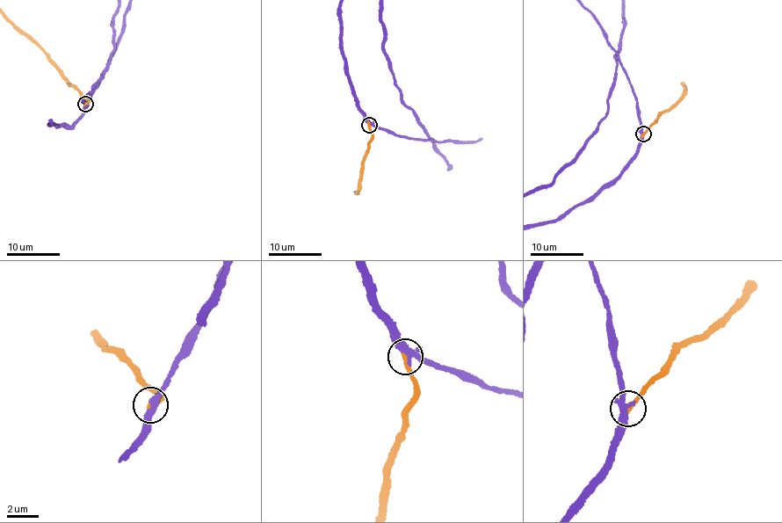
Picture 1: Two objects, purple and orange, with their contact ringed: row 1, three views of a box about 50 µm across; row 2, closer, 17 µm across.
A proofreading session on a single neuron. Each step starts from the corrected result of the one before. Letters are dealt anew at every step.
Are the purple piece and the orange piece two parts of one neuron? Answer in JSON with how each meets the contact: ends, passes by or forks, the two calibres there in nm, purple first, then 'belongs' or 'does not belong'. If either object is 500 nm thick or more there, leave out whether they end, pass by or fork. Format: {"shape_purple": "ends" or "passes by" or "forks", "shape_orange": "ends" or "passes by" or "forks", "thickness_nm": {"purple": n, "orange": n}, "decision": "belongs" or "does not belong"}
{"shape_purple": "passes by", "shape_orange": "ends", "thickness_nm": {"purple": 360, "orange": 400}, "decision": "belongs"}

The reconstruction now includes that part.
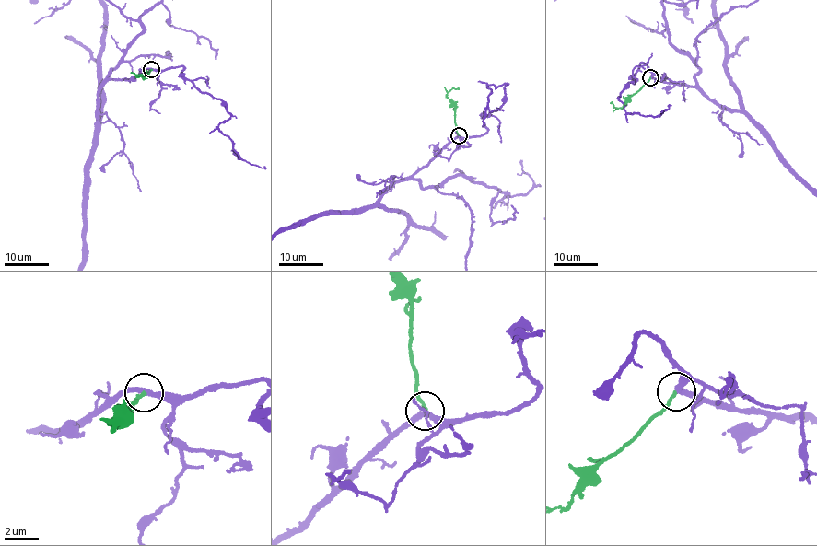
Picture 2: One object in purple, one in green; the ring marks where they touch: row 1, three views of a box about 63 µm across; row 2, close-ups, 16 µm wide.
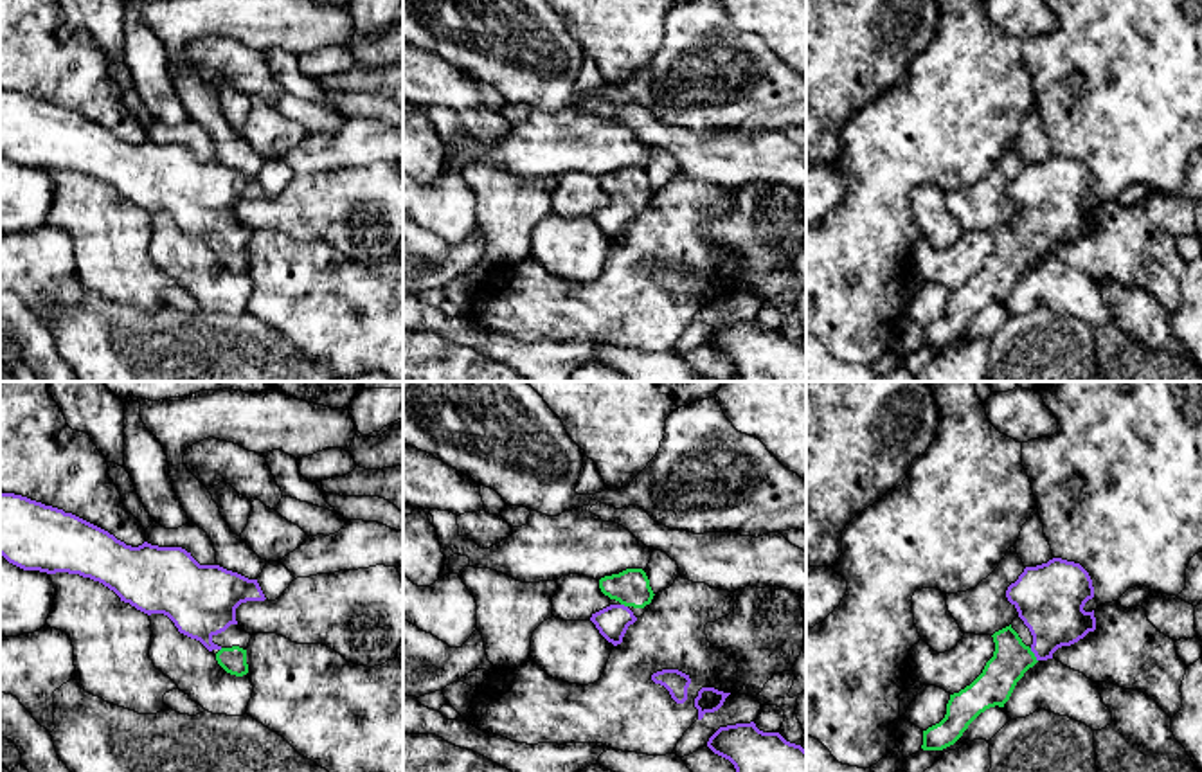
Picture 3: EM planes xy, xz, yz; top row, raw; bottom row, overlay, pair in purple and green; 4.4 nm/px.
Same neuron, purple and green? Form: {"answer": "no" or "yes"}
{"answer": "yes"}

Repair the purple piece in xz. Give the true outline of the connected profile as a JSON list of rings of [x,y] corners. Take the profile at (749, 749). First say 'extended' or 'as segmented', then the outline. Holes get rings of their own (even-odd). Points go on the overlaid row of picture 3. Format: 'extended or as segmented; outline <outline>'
as segmented; outline [[[750,723],[720,727],[707,747],[729,759],[736,772],[806,772],[806,750],[779,732],[763,732]]]

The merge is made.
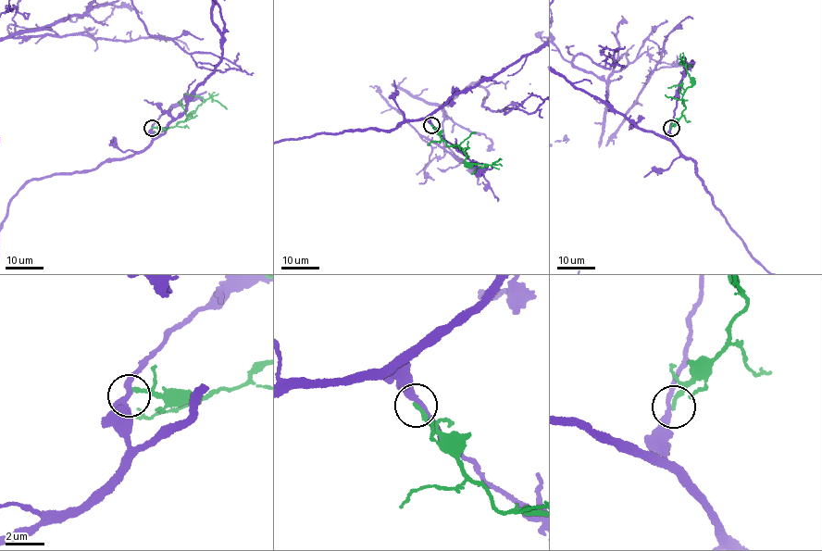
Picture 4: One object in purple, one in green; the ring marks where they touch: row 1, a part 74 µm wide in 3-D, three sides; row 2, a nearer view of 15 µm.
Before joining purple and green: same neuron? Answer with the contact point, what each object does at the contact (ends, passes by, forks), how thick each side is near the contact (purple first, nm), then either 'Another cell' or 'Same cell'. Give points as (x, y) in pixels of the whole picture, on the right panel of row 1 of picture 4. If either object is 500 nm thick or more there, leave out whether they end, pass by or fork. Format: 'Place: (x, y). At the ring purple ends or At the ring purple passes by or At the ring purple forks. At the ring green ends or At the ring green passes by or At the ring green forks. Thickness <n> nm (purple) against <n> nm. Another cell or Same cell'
Place: (671, 128). At the ring purple passes by. At the ring green ends. Thickness 280 nm (purple) against 220 nm. Another cell

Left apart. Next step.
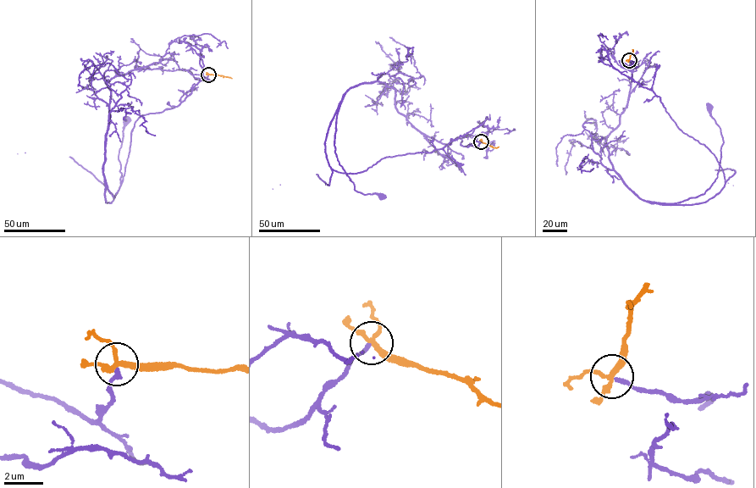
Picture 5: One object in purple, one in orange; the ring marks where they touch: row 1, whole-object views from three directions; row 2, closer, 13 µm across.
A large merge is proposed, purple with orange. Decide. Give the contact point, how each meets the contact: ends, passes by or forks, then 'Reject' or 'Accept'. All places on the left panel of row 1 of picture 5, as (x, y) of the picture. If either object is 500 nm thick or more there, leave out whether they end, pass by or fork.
Place: (208, 74). At the ring purple ends. At the ring orange forks. Reject

